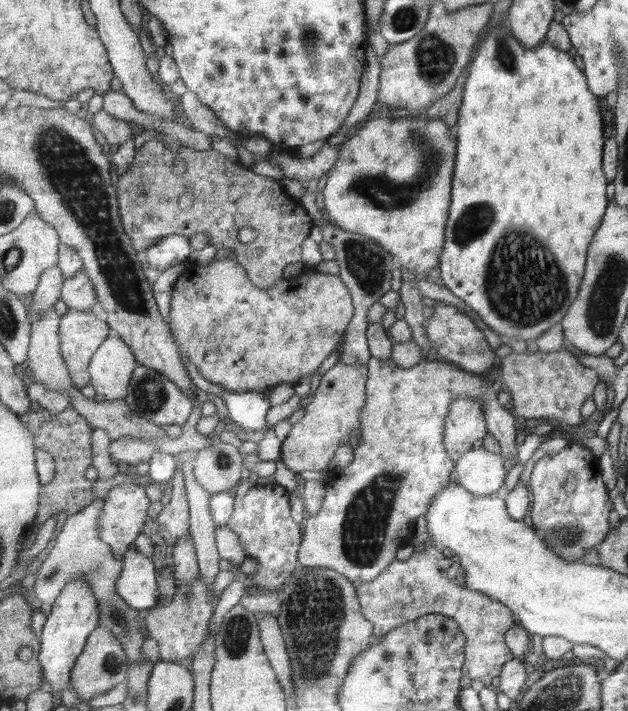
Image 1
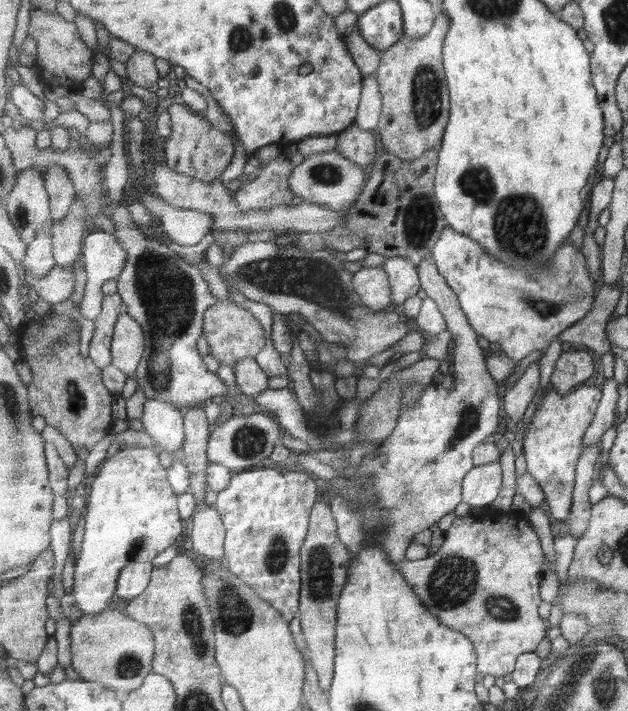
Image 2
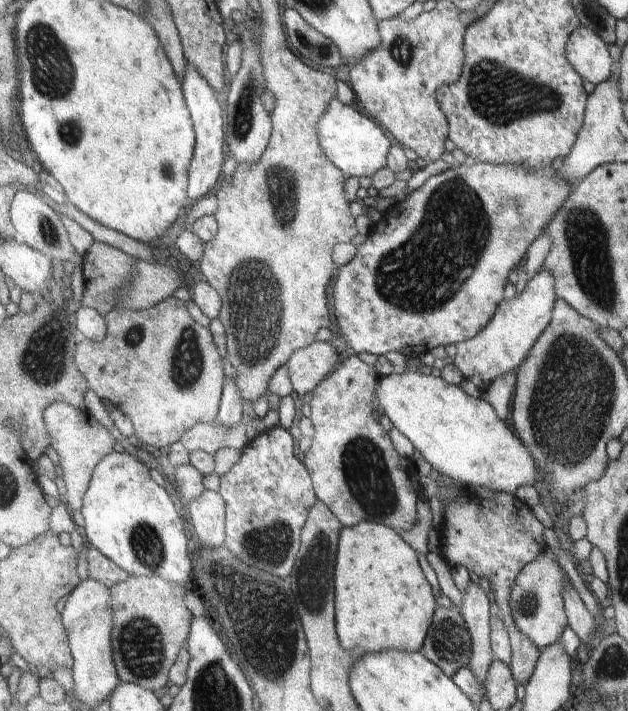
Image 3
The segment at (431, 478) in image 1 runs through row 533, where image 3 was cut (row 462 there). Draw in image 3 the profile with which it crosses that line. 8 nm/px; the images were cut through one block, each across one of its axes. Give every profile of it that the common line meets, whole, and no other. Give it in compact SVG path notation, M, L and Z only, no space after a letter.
M348 353L342 358L337 370L313 390L310 419L315 427L315 436L305 453L304 464L310 472L316 495L338 516L344 527L357 526L361 521L378 521L409 532L419 522L422 512L419 508L421 476L411 458L403 457L395 450L391 436L373 419L375 384L380 377L374 365L369 366L356 354Z

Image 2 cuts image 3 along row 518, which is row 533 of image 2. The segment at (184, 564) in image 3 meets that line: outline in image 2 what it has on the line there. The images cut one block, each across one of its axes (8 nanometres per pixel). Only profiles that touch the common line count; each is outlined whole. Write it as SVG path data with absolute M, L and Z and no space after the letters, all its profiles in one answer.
M140 444L126 446L112 457L105 458L98 474L90 480L90 494L87 496L85 532L82 550L76 561L74 573L74 606L85 616L95 616L107 608L119 604L116 592L121 571L129 563L153 562L160 552L180 543L183 538L183 518L178 507L179 494L174 491L168 479L168 470L159 460L159 452Z

